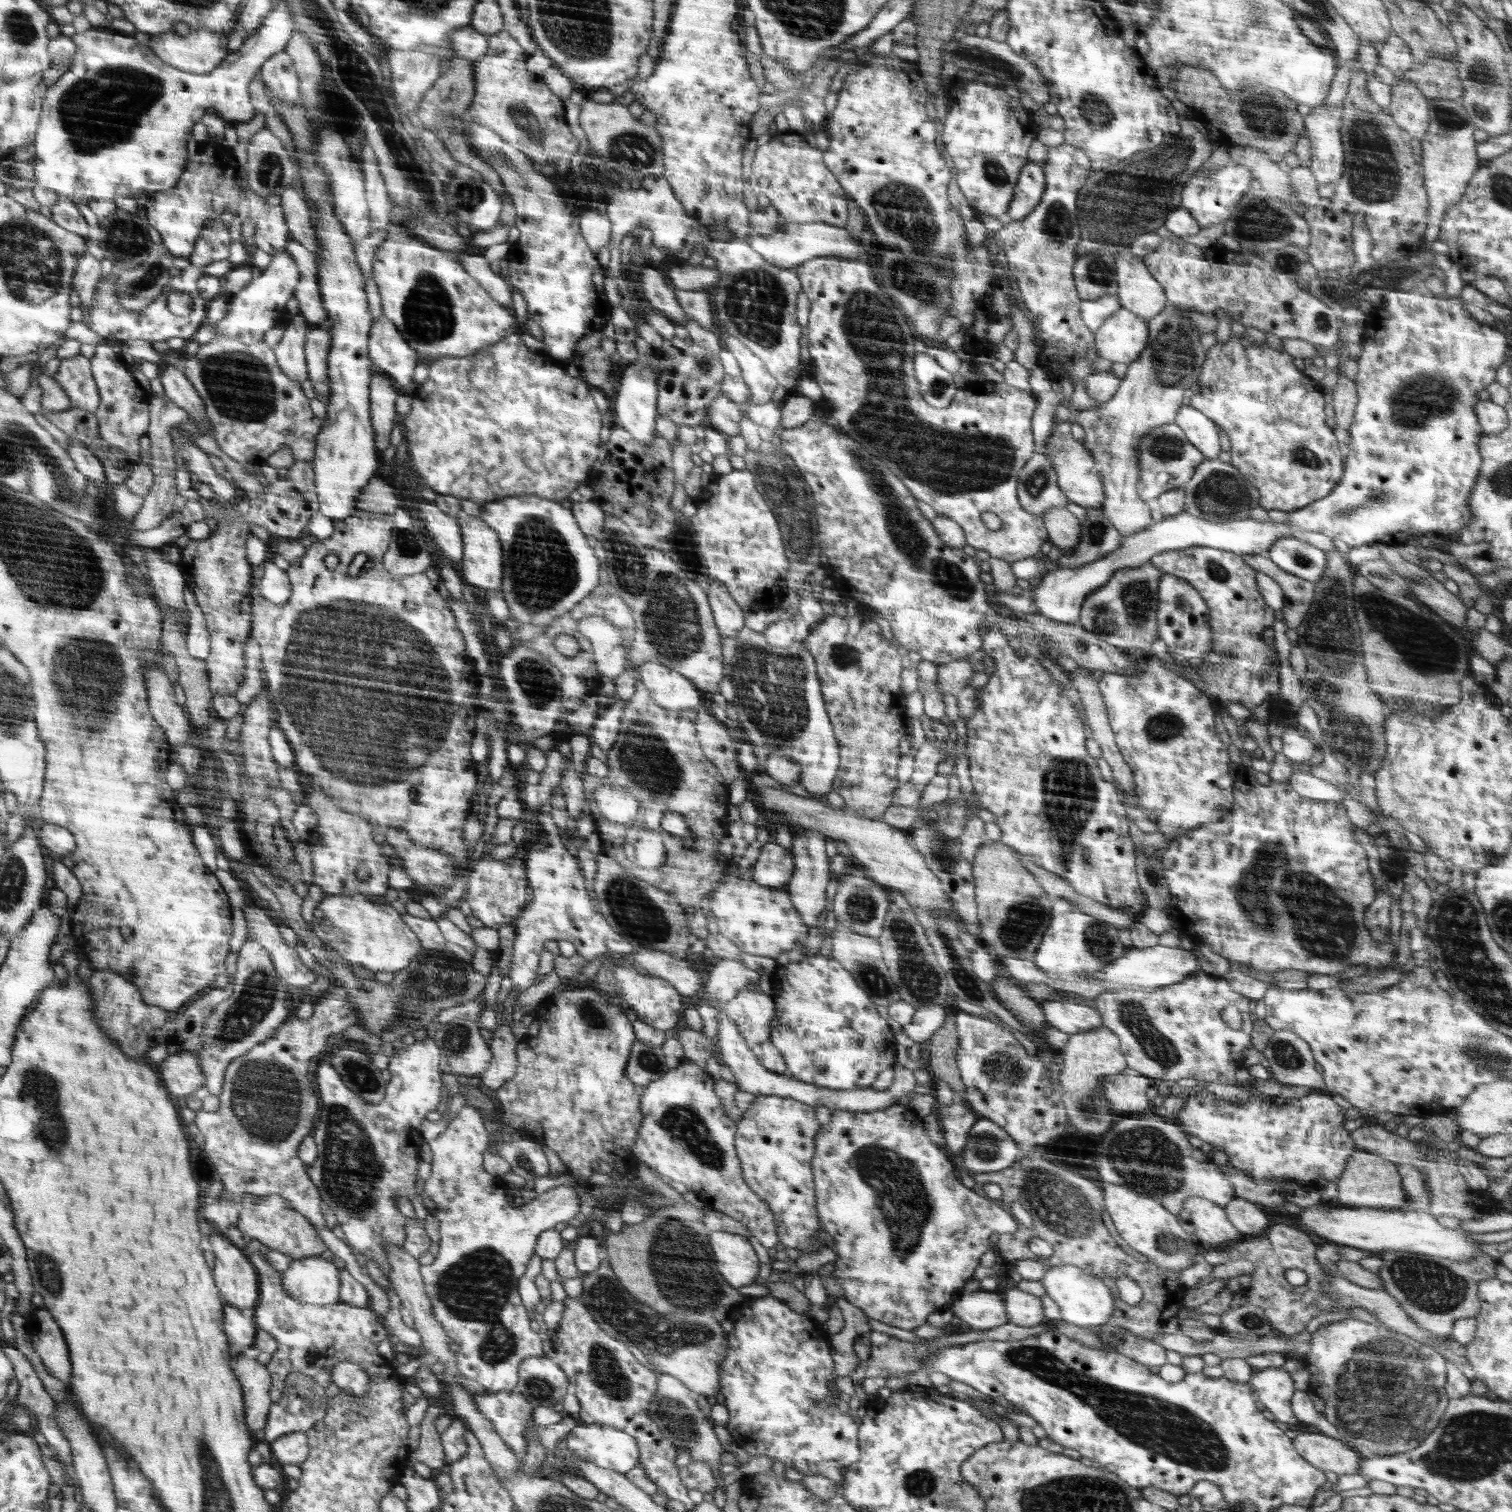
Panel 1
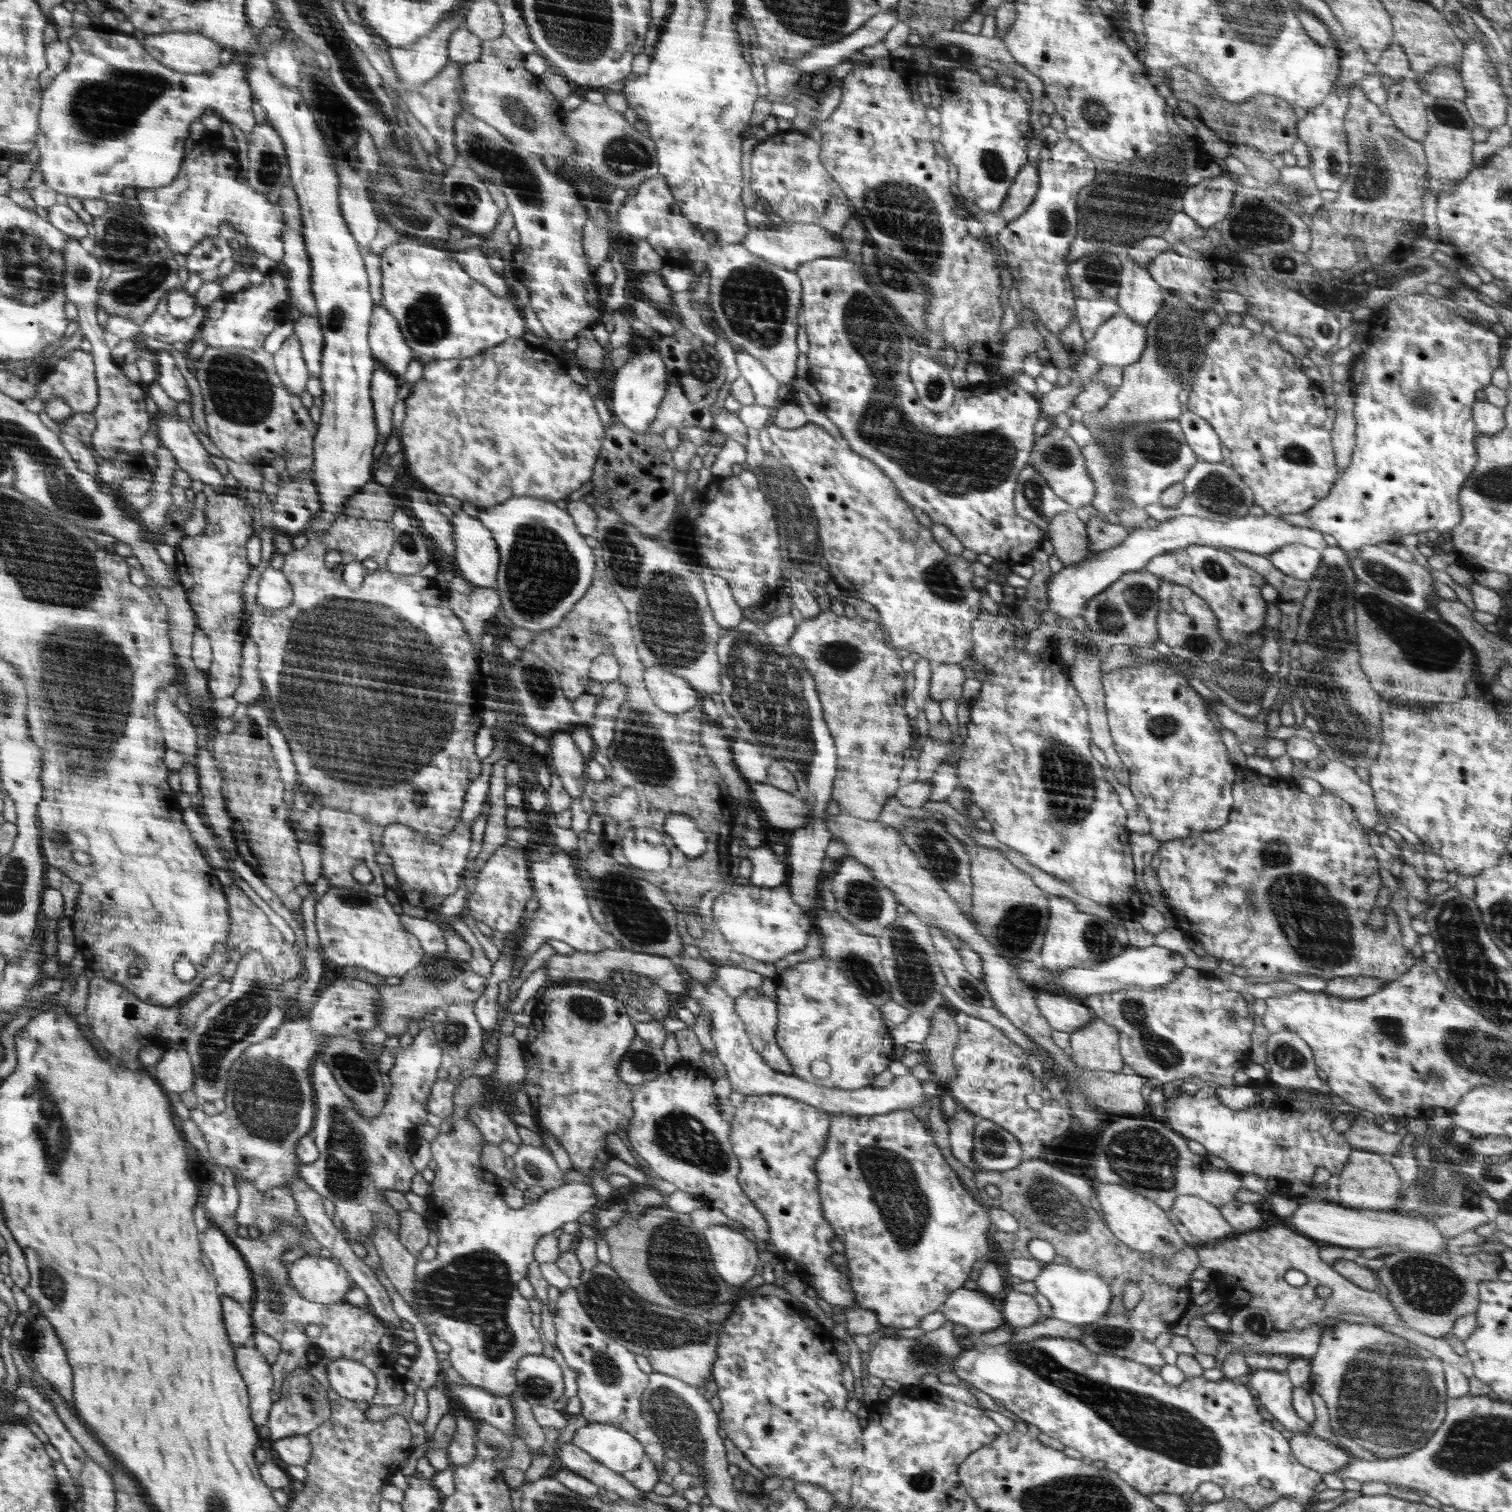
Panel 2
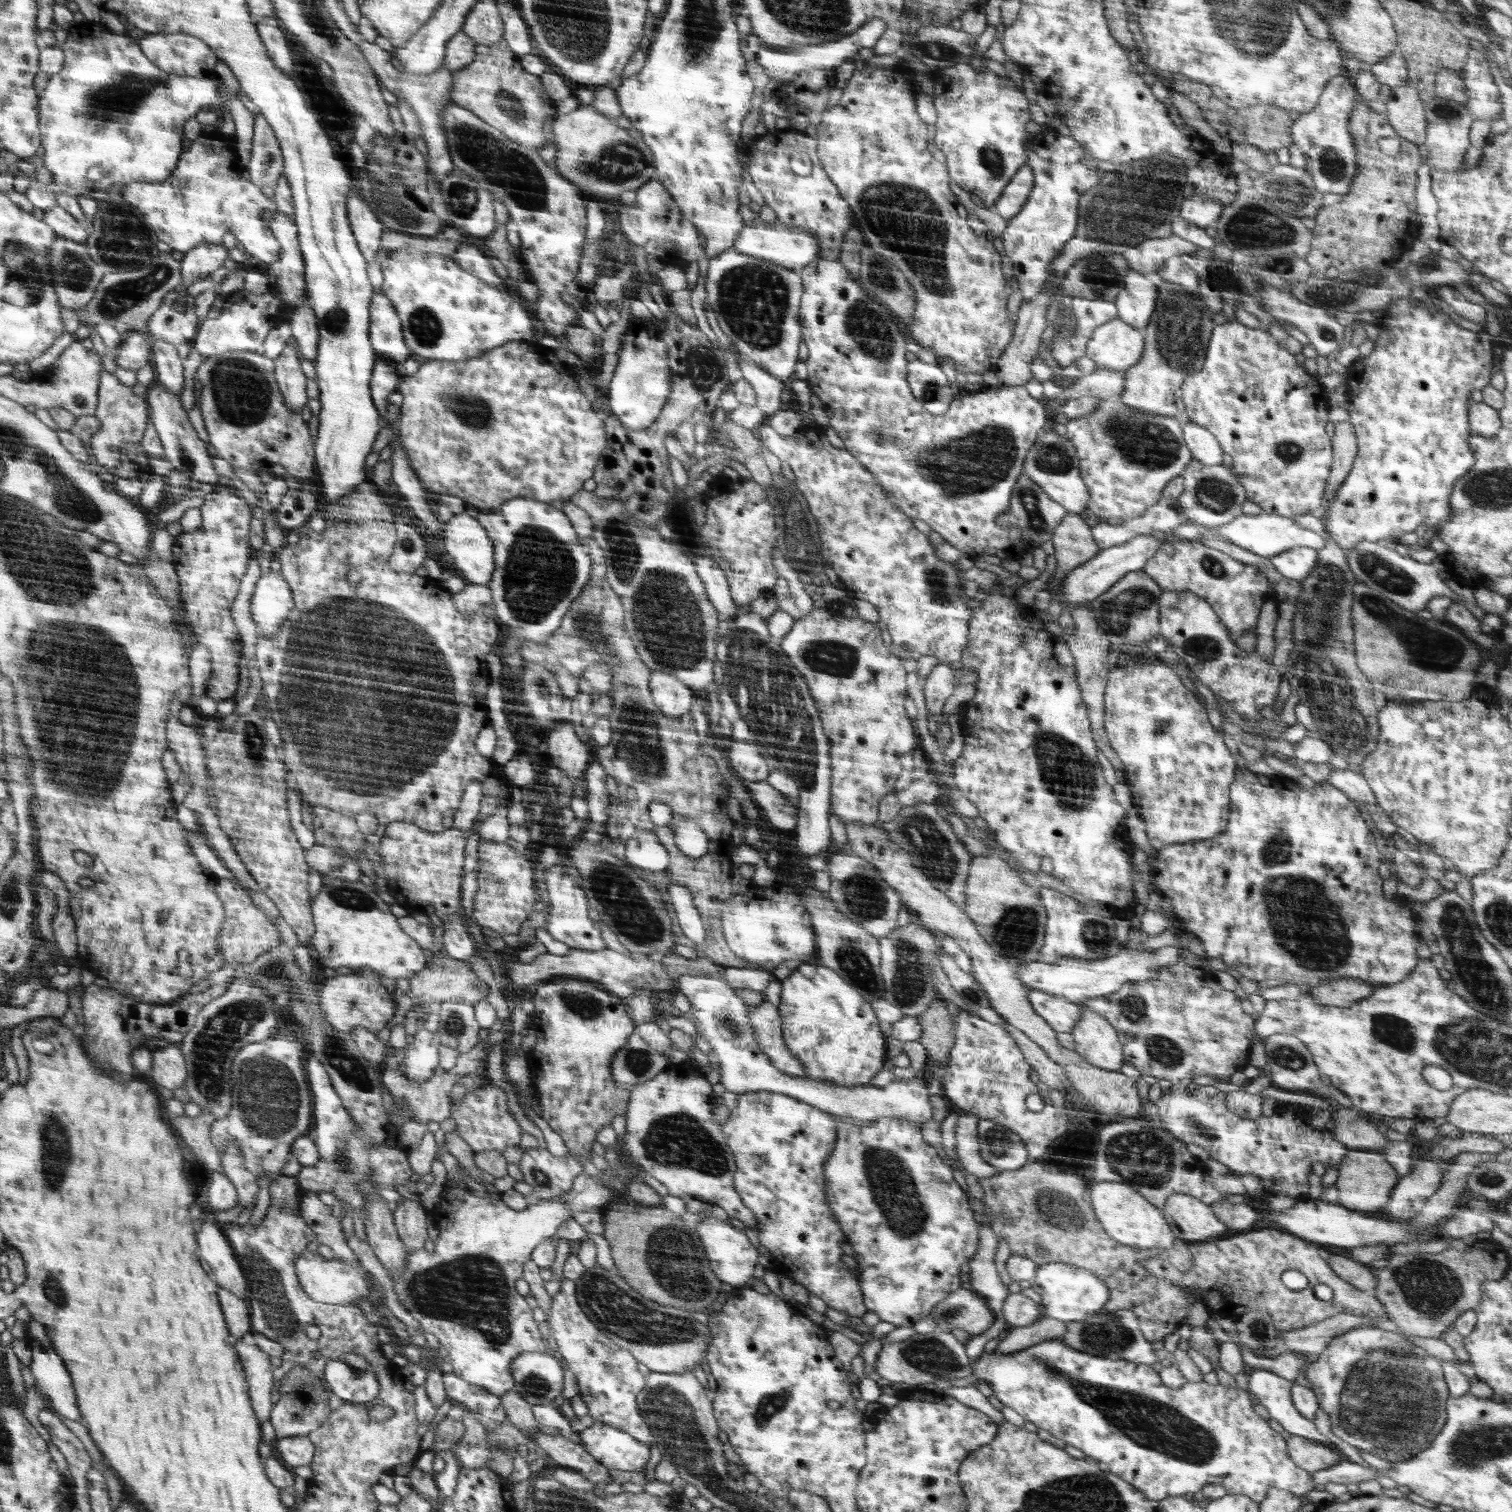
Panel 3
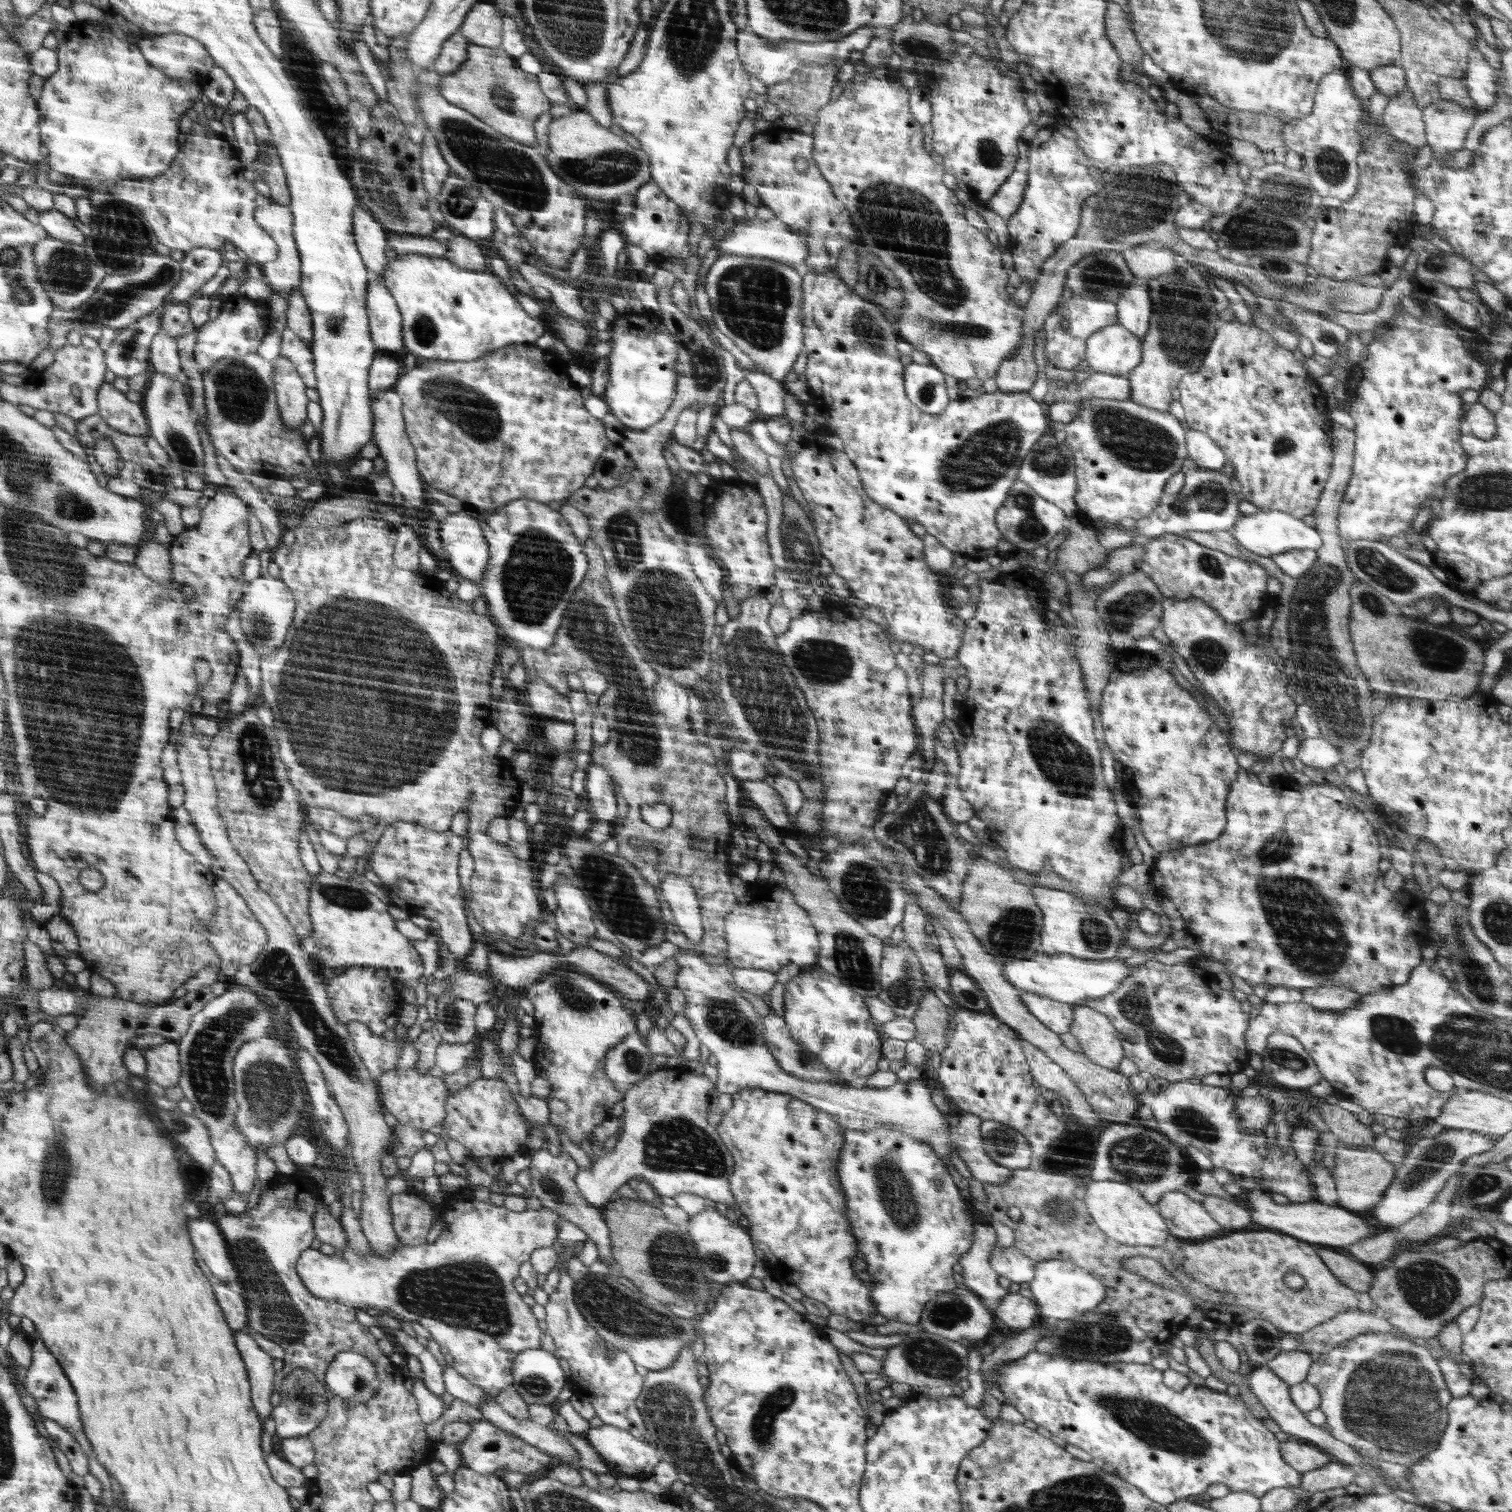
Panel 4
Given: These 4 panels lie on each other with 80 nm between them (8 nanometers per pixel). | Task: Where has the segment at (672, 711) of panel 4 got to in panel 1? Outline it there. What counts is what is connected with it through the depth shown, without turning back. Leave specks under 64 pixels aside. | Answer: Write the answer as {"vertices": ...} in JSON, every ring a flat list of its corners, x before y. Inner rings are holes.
{"vertices":[[657,660,641,664,638,668,638,676,651,691,651,697,655,699,655,702,666,710,688,710,688,708,694,708,700,704,700,692,694,688,694,682,680,674,679,671,672,670]]}

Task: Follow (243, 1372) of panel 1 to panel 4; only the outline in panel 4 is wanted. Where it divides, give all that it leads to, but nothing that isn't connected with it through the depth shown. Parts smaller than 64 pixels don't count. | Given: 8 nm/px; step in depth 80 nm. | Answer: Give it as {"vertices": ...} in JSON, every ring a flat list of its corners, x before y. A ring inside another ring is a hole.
{"vertices":[[236,1332,236,1346,247,1371,255,1411,266,1420,274,1405,270,1404,272,1382,275,1382,272,1358,246,1332]]}

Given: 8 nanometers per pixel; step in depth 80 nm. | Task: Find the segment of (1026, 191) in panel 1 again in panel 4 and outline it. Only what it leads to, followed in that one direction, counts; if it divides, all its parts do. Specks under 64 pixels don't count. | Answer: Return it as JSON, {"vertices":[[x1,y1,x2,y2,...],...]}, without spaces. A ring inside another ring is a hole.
{"vertices":[[1012,172,1004,184,999,186,996,194,988,201,988,207,1007,221,1018,210,1027,182,1028,173]]}

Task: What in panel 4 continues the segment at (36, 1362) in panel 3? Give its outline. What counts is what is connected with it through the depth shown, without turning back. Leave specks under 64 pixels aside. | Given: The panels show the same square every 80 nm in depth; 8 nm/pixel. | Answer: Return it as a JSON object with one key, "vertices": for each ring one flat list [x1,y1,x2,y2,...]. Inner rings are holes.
{"vertices":[[34,1328,34,1336,30,1338,32,1348,32,1362,27,1367,28,1374,26,1374,25,1387,28,1393,32,1395,32,1398,36,1401,38,1407,38,1413,41,1417,49,1418,56,1424,65,1428,71,1436,75,1438,75,1441,82,1448,84,1456,88,1458,89,1474,94,1475,98,1481,101,1482,102,1490,100,1493,101,1501,104,1506,109,1509,114,1505,113,1492,111,1490,110,1480,108,1472,100,1466,100,1464,94,1460,94,1454,92,1454,92,1447,90,1442,86,1440,85,1432,83,1431,83,1424,81,1421,81,1415,78,1410,78,1404,76,1404,76,1394,74,1394,74,1388,70,1386,68,1377,64,1376,64,1370,60,1367,60,1363,56,1361,56,1358,50,1354,50,1350,42,1343,38,1331]]}

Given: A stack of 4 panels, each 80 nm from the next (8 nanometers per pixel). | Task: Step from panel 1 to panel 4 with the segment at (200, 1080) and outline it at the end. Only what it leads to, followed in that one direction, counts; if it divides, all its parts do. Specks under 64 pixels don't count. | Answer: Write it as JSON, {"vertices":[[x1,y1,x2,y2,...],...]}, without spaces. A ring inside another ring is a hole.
{"vertices":[[175,1041,143,1050,146,1061,146,1072,149,1080,159,1084,164,1089,179,1084,182,1064,179,1062,179,1046]]}

